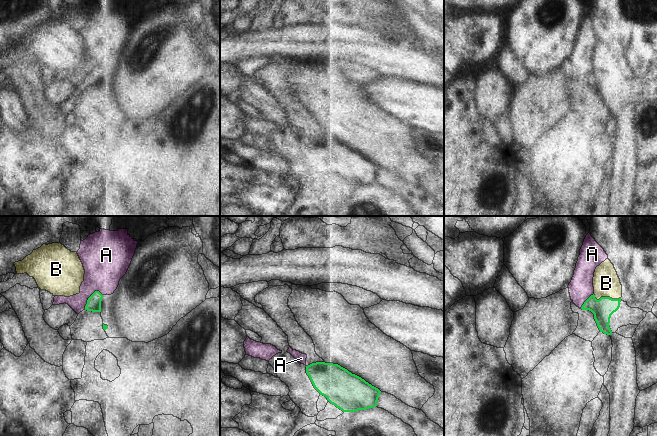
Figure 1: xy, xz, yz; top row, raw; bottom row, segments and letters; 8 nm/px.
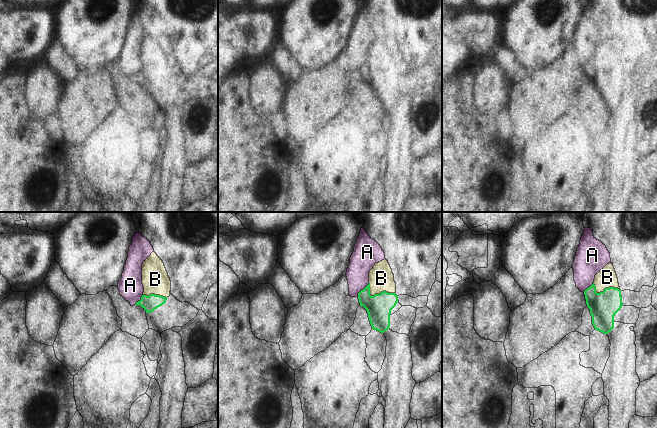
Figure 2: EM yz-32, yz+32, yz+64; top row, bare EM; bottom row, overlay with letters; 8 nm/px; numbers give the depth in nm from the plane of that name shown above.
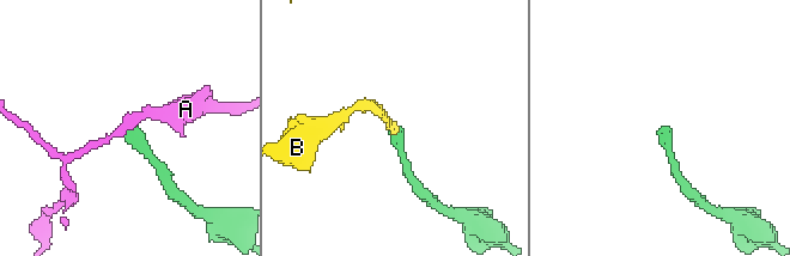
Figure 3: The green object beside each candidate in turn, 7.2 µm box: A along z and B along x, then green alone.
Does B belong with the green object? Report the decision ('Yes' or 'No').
Yes

